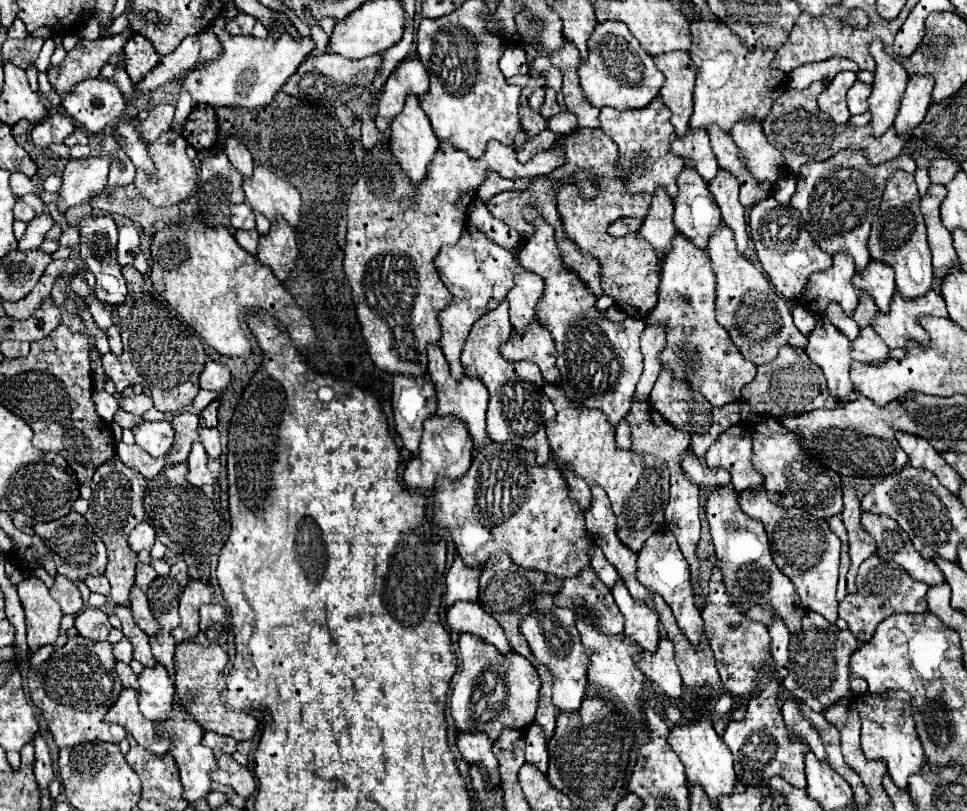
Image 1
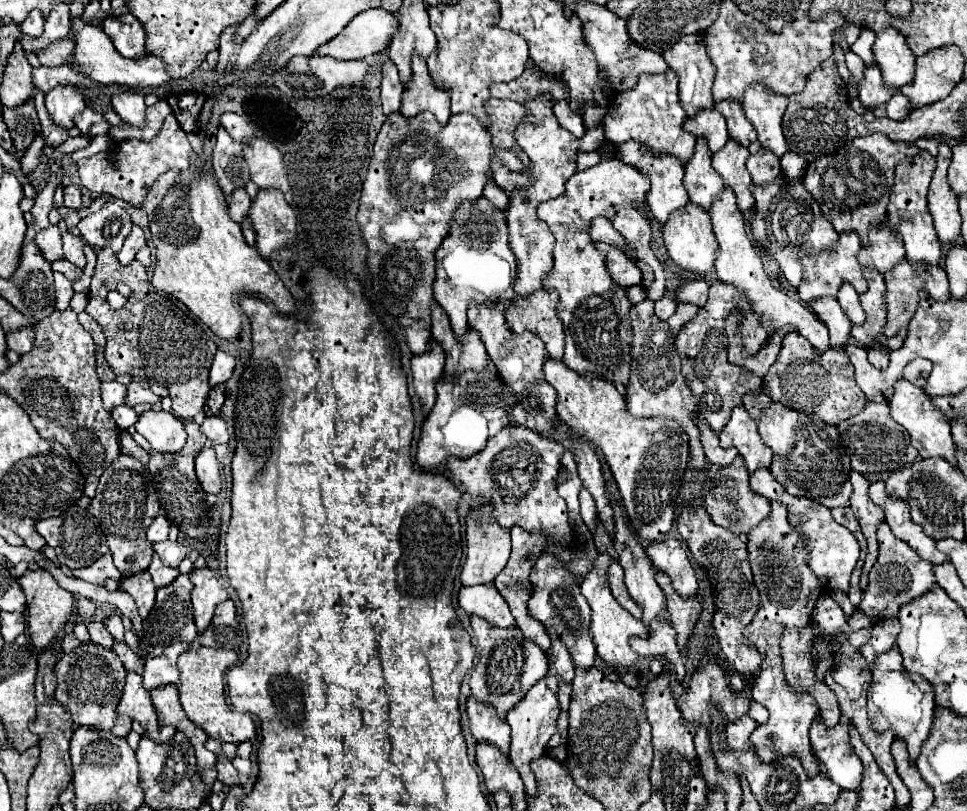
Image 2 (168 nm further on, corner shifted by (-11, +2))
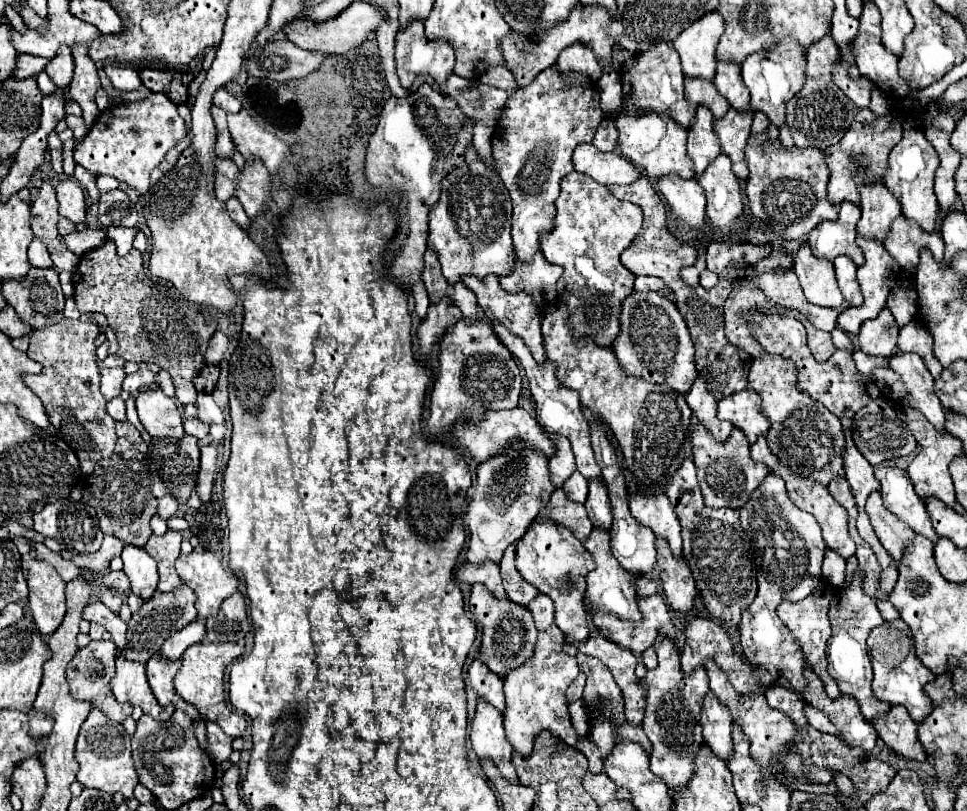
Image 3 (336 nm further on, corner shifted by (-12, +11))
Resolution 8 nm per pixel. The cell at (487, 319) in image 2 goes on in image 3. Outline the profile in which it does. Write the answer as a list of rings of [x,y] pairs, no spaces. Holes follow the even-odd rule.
[[[465,277],[465,287],[469,287],[475,297],[479,307],[483,309],[483,313],[491,315],[493,319],[497,319],[501,325],[505,325],[513,335],[521,337],[523,343],[529,347],[531,355],[537,357],[535,361],[541,365],[545,363],[545,349],[543,349],[543,337],[541,337],[541,311],[537,309],[537,305],[533,305],[533,299],[527,293],[505,293],[499,287],[499,279],[497,277],[485,277],[485,281],[477,281],[475,277]]]

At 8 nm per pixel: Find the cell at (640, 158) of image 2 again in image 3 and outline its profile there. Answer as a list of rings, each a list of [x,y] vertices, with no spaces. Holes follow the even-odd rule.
[[[637,113],[637,115],[617,115],[615,119],[619,131],[619,151],[641,169],[643,175],[649,177],[651,183],[657,183],[663,177],[677,175],[681,179],[695,177],[693,165],[687,157],[687,131],[681,129],[671,117],[655,115],[655,113]]]

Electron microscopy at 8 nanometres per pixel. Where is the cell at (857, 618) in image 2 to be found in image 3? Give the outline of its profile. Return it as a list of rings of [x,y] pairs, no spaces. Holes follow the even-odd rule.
[[[857,569],[853,583],[847,589],[841,589],[835,593],[831,607],[829,607],[829,619],[831,619],[831,637],[827,641],[827,673],[837,681],[839,689],[843,695],[849,695],[853,699],[857,699],[861,713],[865,715],[865,719],[873,725],[873,719],[877,715],[885,715],[891,705],[883,703],[883,701],[875,701],[873,693],[871,693],[871,679],[873,679],[873,671],[871,671],[871,661],[867,657],[867,645],[865,639],[871,633],[871,629],[875,629],[877,625],[883,623],[883,617],[875,605],[875,599],[865,595],[861,589],[861,571]]]

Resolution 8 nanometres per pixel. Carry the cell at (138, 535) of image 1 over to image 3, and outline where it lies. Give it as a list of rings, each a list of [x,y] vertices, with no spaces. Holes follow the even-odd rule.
[[[165,495],[165,497],[159,501],[159,507],[157,507],[157,515],[159,515],[163,521],[167,521],[169,517],[173,517],[173,515],[175,515],[175,511],[177,511],[177,501],[175,501],[173,497]]]

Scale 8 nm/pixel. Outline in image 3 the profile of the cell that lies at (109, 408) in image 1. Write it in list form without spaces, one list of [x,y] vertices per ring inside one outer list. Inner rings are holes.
[[[121,367],[101,369],[101,393],[109,401],[121,393],[121,383],[125,379],[125,371]]]

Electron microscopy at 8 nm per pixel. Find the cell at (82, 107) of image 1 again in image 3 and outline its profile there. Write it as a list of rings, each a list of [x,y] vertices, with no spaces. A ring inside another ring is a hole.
[[[19,55],[17,61],[17,79],[27,79],[27,77],[37,77],[45,67],[47,67],[49,59],[41,59],[35,55]]]

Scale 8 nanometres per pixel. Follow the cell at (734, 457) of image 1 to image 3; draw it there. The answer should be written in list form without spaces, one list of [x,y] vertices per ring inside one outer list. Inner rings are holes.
[[[749,387],[741,393],[733,393],[725,401],[719,401],[719,419],[731,421],[737,429],[745,433],[749,443],[755,443],[759,435],[767,435],[769,419],[759,413],[761,399]]]

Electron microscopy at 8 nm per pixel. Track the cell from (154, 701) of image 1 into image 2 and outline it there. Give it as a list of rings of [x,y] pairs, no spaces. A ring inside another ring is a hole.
[[[176,642],[164,648],[164,652],[156,658],[148,658],[144,662],[144,688],[152,690],[164,684],[178,684],[180,674],[176,668],[176,660],[182,652],[186,652],[190,648],[190,644],[186,642]]]

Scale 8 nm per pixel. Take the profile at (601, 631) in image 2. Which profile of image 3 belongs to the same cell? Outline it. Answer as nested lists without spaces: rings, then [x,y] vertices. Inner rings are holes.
[[[593,529],[589,539],[583,541],[583,547],[593,555],[593,561],[595,561],[595,569],[585,577],[585,581],[587,581],[587,591],[585,591],[585,597],[583,597],[585,611],[589,615],[609,613],[609,615],[615,615],[621,621],[639,621],[641,611],[637,607],[637,595],[635,595],[633,585],[629,585],[629,581],[635,579],[635,577],[625,573],[625,569],[621,569],[619,561],[611,553],[609,541],[611,541],[609,533],[605,533],[601,529]]]

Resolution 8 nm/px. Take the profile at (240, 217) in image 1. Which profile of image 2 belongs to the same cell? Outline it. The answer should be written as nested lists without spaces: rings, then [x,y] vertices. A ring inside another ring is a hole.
[[[236,190],[236,194],[232,194],[232,198],[228,198],[228,214],[234,222],[242,222],[242,218],[248,216],[250,210],[250,196],[246,194],[246,190]]]

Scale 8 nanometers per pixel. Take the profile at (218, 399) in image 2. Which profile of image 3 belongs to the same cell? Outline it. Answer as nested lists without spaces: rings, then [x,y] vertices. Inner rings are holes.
[[[207,365],[207,367],[197,375],[195,389],[197,389],[199,393],[213,393],[217,379],[219,379],[219,365]]]

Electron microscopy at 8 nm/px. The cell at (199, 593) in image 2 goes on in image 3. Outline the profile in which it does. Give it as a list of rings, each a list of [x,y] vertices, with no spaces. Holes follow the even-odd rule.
[[[193,551],[187,557],[179,557],[175,567],[181,581],[187,583],[197,597],[195,607],[199,619],[207,619],[215,615],[221,601],[229,597],[239,585],[237,577],[227,573],[221,561],[209,551],[205,553]]]

